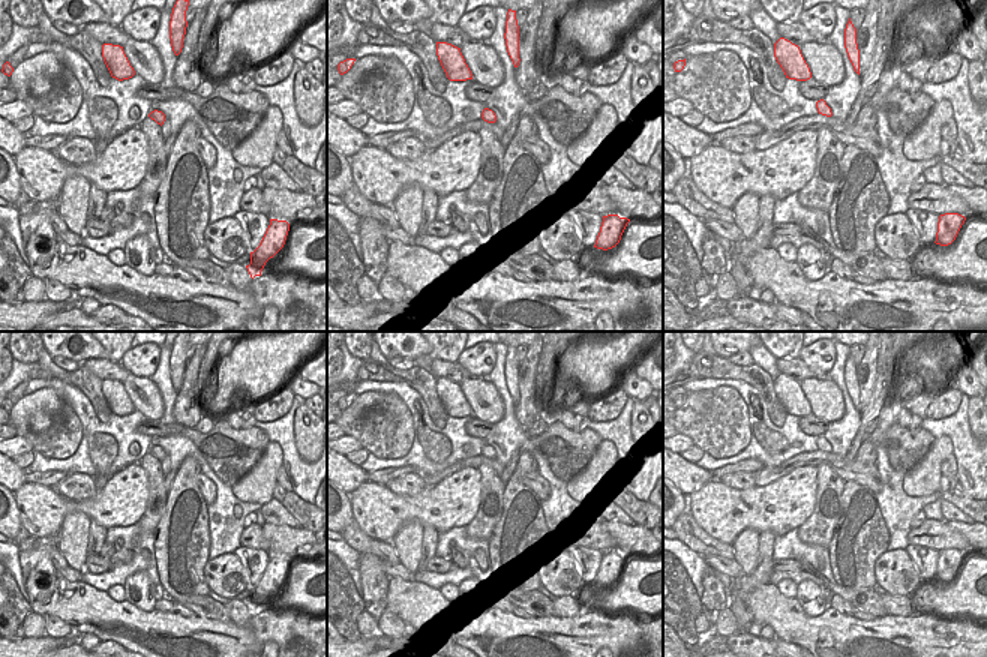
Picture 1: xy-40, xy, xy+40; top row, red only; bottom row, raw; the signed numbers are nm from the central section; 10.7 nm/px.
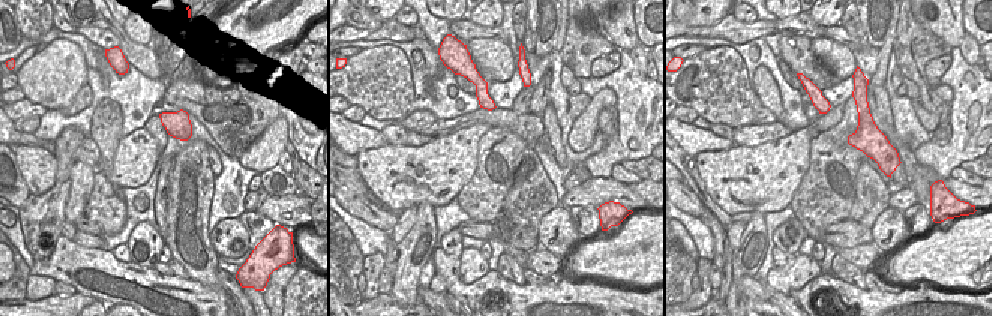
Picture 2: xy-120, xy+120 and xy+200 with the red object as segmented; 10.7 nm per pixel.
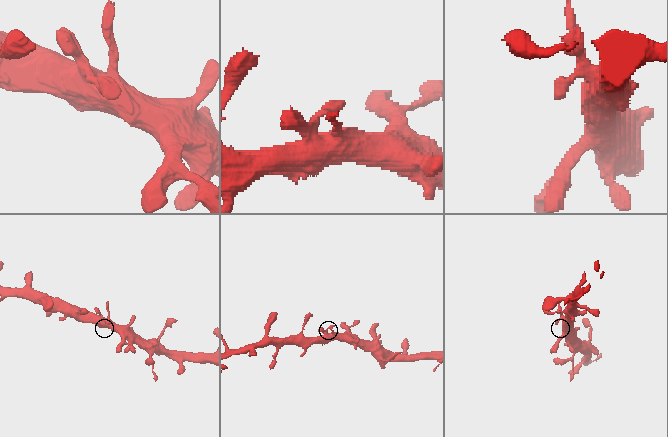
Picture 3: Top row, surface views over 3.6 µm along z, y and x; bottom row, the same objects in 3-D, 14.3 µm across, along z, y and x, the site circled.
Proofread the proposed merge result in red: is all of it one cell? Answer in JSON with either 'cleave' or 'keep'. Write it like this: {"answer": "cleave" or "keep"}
{"answer": "keep"}

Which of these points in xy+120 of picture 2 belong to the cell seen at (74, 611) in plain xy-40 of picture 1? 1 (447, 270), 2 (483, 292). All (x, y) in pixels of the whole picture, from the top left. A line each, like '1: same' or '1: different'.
1: same
2: same

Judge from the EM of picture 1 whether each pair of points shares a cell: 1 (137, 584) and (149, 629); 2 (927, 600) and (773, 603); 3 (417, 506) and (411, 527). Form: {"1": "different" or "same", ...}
{"1": "different", "2": "different", "3": "different"}

